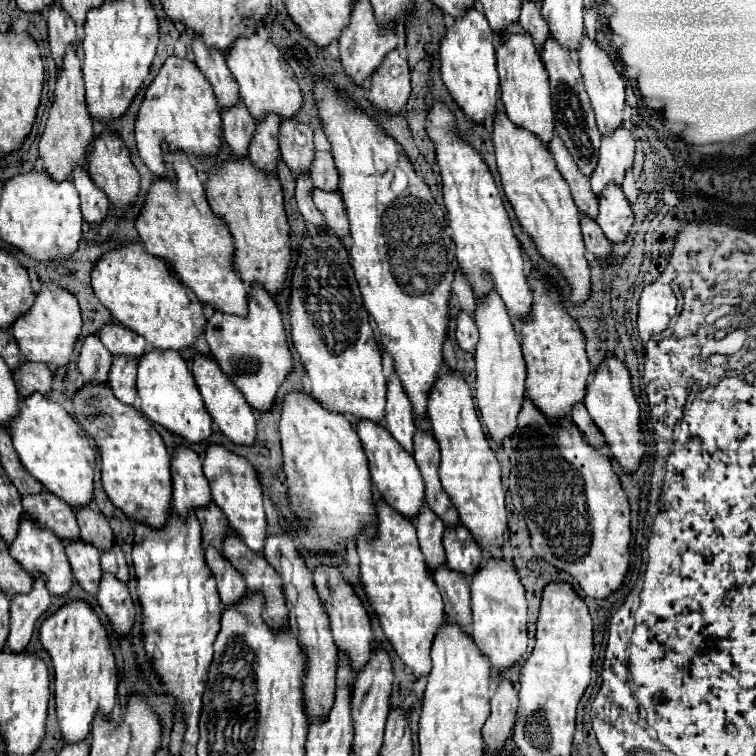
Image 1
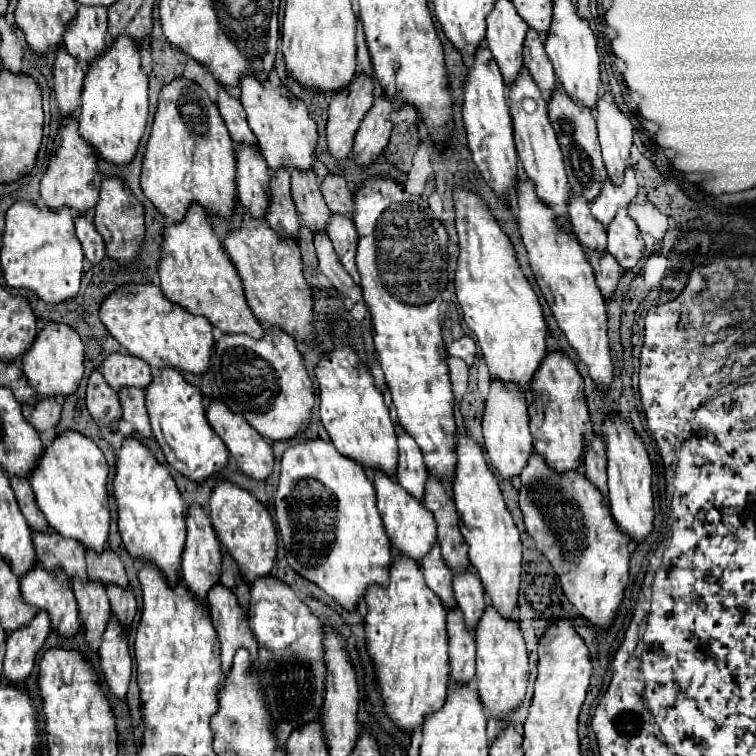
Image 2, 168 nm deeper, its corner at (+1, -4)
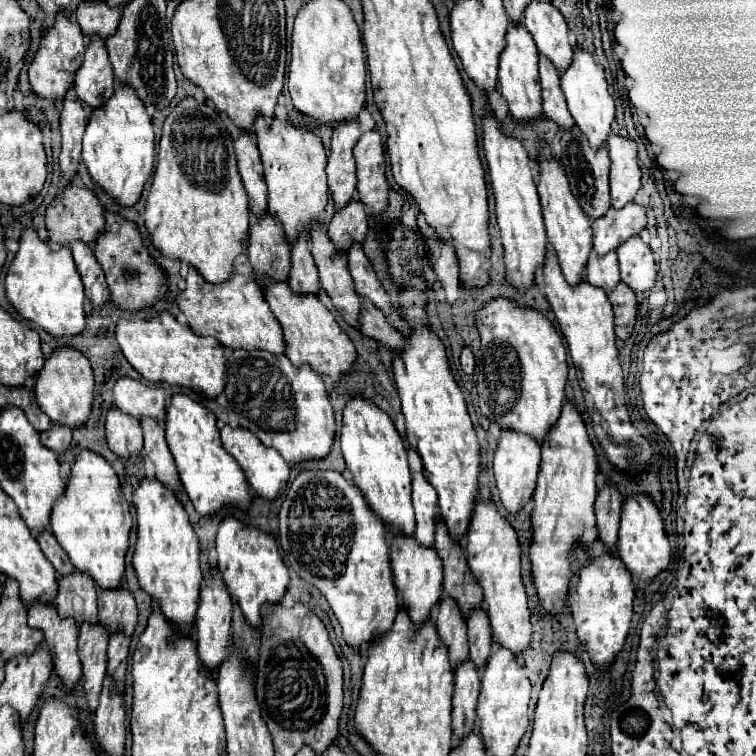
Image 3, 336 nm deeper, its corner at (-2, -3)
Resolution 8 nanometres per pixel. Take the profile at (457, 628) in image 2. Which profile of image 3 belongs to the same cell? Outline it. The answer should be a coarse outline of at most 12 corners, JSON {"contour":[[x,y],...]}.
{"contour":[[465,661],[455,673],[455,743],[475,729],[481,671]]}

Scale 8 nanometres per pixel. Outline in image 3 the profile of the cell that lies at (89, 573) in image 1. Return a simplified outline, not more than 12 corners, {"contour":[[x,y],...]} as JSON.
{"contour":[[101,627],[79,631],[83,693],[95,713],[107,671]]}

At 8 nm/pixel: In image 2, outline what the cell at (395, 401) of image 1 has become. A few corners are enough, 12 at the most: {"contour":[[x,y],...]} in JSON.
{"contour":[[404,430],[398,434],[396,478],[416,498],[424,494],[426,464]]}

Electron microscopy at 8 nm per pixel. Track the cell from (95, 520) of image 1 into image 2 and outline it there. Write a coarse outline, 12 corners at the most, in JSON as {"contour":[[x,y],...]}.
{"contour":[[86,548],[88,576],[102,584],[128,588],[124,564],[116,552]]}

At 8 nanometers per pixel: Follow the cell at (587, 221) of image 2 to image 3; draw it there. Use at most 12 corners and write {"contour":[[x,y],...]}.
{"contour":[[591,255],[585,281],[609,295],[619,283],[617,255]]}

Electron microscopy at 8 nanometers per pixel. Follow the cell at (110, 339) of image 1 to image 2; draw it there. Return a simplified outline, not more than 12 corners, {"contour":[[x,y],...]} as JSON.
{"contour":[[120,352],[104,358],[102,374],[114,390],[146,388],[152,380],[142,358]]}

